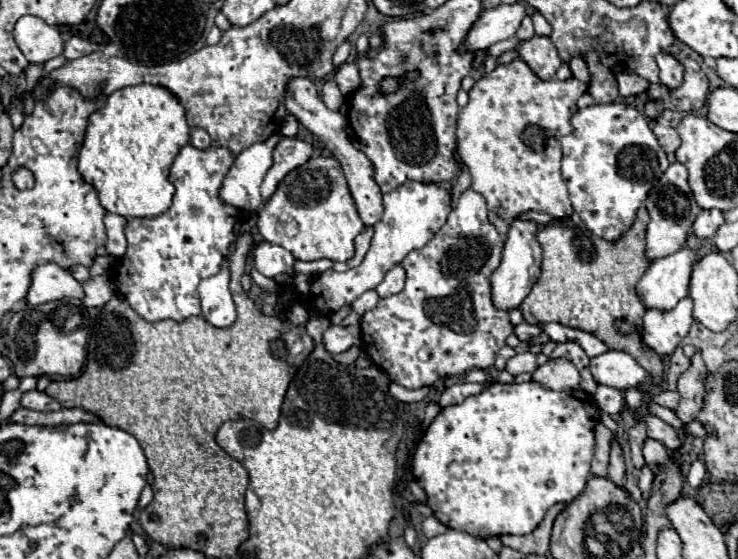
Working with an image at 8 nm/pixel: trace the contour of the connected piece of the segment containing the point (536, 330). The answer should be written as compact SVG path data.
M521 322L515 326L515 334L521 342L531 342L533 338L537 338L541 334L541 326L533 326L533 324L527 324L527 322Z

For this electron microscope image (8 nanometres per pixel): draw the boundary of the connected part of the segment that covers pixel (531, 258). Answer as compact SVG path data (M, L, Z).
M515 218L509 226L509 234L505 240L503 260L499 268L491 274L491 288L493 288L493 304L501 310L519 308L523 298L529 294L533 284L541 274L541 246L537 238L537 224L533 220Z

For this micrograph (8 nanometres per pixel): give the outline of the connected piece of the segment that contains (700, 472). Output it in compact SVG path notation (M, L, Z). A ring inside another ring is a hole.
M695 460L695 462L691 464L689 474L687 474L687 482L689 482L689 486L691 486L691 488L699 488L699 486L703 484L703 480L705 480L705 474L707 474L705 464L703 464L701 460Z

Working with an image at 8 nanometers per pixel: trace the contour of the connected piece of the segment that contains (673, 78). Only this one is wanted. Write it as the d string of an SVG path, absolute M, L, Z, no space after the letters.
M661 52L655 60L659 66L659 84L669 90L679 88L679 84L683 82L683 74L685 74L683 64L675 56L665 54L665 52Z

